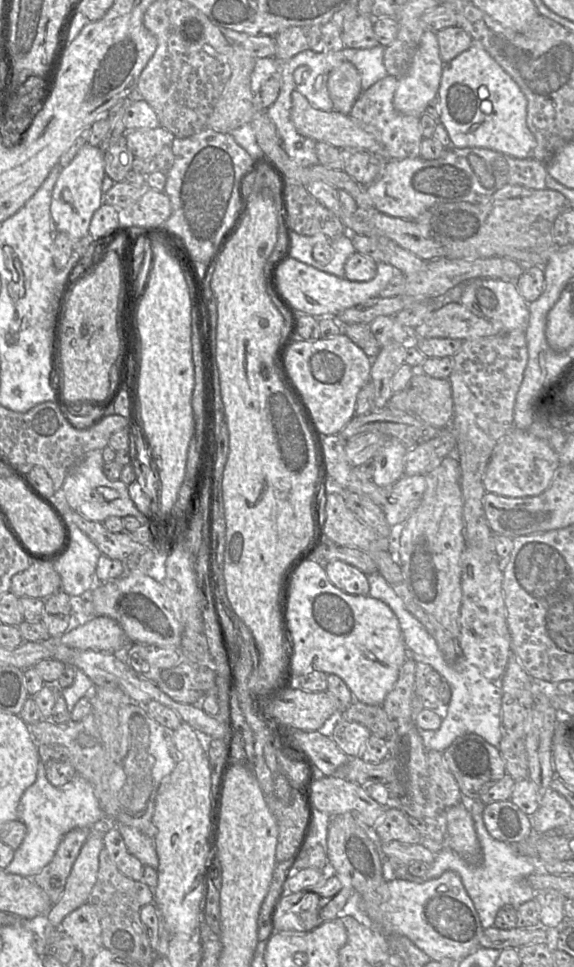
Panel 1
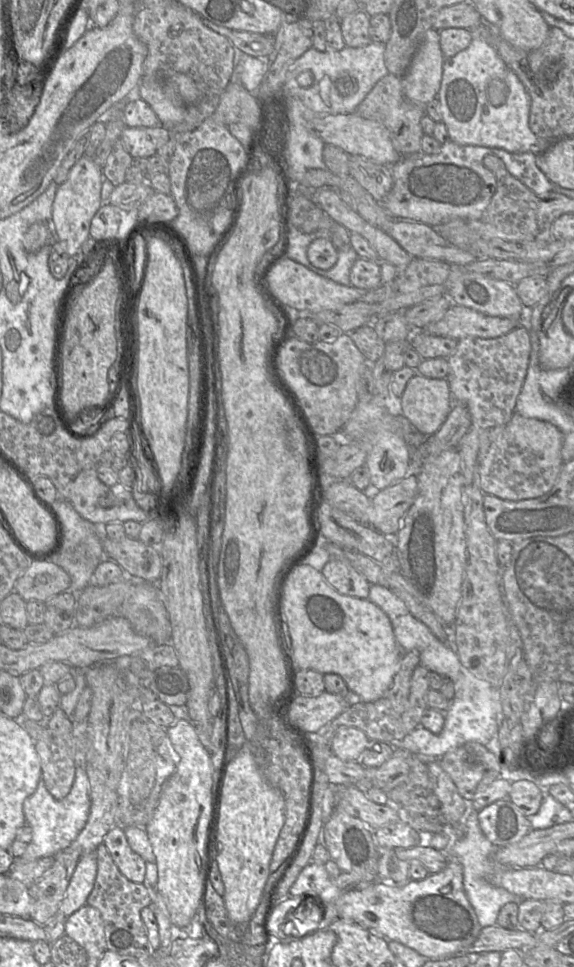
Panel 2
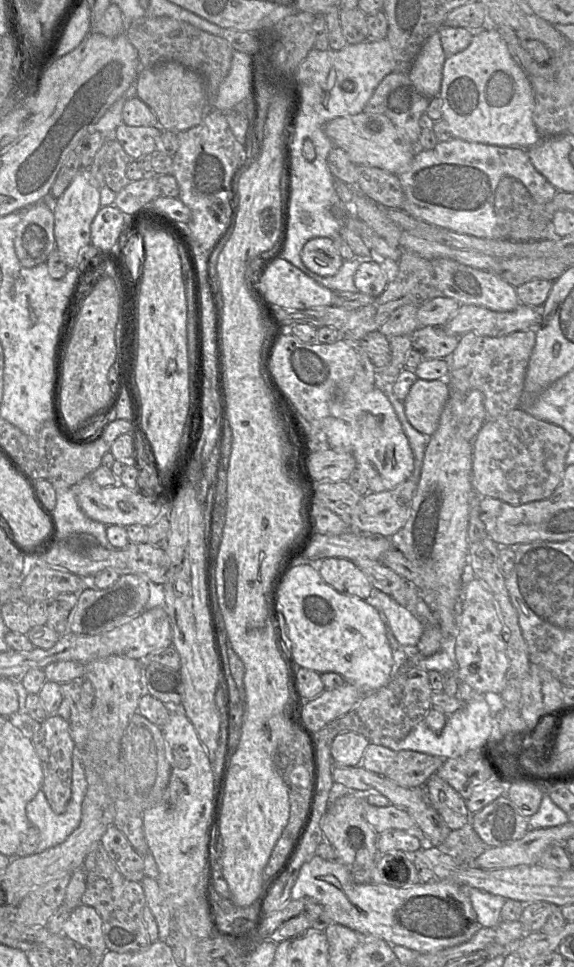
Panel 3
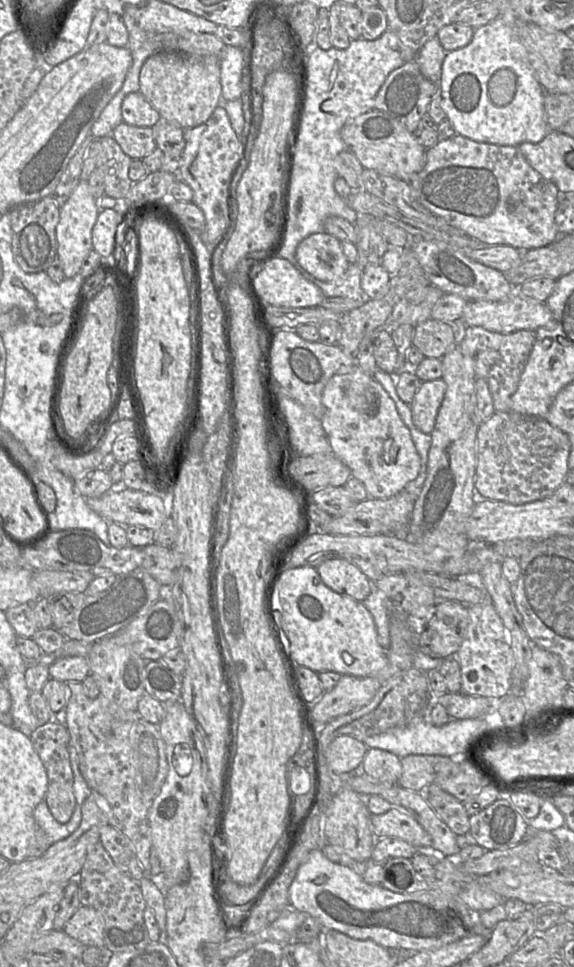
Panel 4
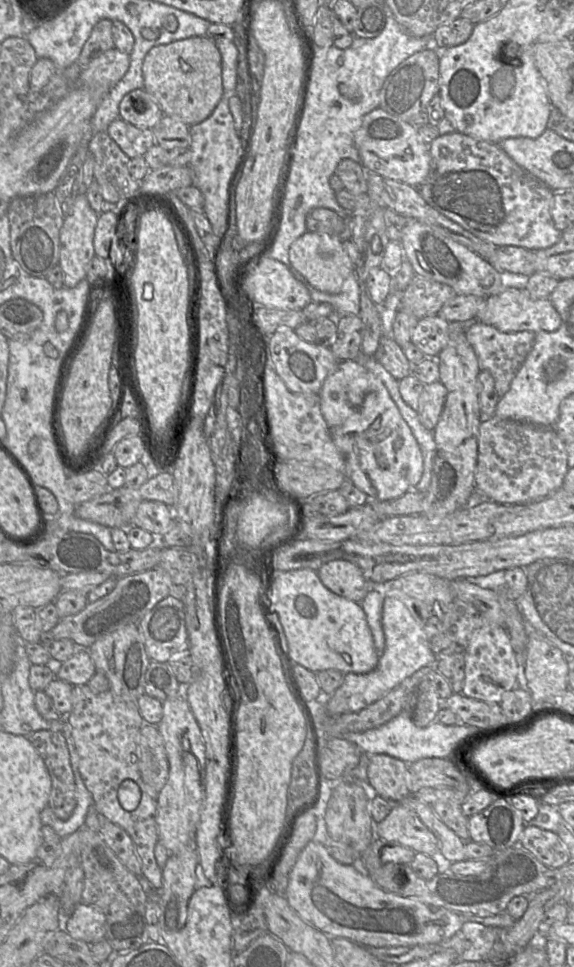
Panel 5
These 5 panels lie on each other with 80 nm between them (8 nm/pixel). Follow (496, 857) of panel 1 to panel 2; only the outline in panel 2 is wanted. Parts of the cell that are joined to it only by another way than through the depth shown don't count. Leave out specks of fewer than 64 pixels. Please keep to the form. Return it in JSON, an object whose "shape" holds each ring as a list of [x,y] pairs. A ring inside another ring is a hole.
{"shape":[[[466,801],[466,816],[460,824],[452,825],[452,826],[450,826],[450,828],[447,831],[443,831],[443,832],[440,832],[440,833],[431,833],[431,832],[428,832],[428,831],[419,831],[419,837],[420,837],[420,842],[419,842],[420,846],[422,846],[422,847],[432,847],[432,848],[434,848],[438,851],[445,851],[446,852],[446,862],[447,862],[447,856],[448,855],[454,855],[458,859],[458,861],[461,863],[462,868],[463,868],[464,890],[465,890],[466,896],[467,896],[470,904],[472,905],[472,907],[473,907],[473,909],[474,909],[474,911],[477,915],[478,922],[479,922],[479,925],[480,925],[481,928],[484,928],[484,927],[487,927],[487,926],[497,925],[497,917],[498,917],[499,911],[502,908],[502,906],[504,906],[505,904],[510,903],[510,902],[515,902],[515,903],[519,904],[519,902],[521,900],[529,900],[529,899],[519,898],[518,896],[510,893],[506,889],[494,886],[490,883],[490,876],[493,875],[494,872],[499,870],[501,867],[499,865],[495,864],[495,862],[492,860],[492,854],[494,853],[496,847],[487,839],[487,837],[482,832],[481,827],[479,825],[478,812],[472,808],[472,801]]]}

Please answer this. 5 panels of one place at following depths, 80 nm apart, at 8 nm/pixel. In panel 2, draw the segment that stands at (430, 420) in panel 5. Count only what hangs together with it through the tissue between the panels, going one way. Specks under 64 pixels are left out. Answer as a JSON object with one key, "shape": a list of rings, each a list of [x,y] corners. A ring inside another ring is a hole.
{"shape":[[[416,373],[399,399],[399,411],[425,436],[435,434],[453,407],[447,379],[431,379]]]}

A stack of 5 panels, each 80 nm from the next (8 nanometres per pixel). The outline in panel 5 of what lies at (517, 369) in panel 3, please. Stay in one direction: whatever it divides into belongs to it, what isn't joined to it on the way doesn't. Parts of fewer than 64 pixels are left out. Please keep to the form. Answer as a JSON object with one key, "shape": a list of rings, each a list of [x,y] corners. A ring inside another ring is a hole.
{"shape":[[[474,320],[465,325],[465,335],[477,356],[480,371],[490,372],[495,381],[496,392],[501,398],[509,390],[513,378],[530,353],[535,333],[530,331],[504,333],[493,326]]]}

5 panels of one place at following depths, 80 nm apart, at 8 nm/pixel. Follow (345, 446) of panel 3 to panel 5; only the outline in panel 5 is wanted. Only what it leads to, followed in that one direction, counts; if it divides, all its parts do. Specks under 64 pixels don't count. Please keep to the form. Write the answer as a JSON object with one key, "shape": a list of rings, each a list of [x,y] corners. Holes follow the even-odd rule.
{"shape":[[[357,360],[340,361],[324,380],[320,407],[331,438],[346,464],[345,476],[370,500],[390,501],[414,490],[423,474],[423,456],[410,427],[403,419],[384,383]]]}

